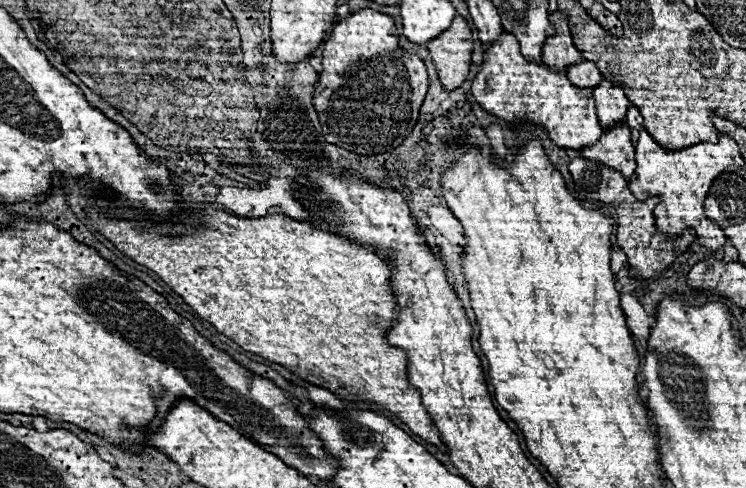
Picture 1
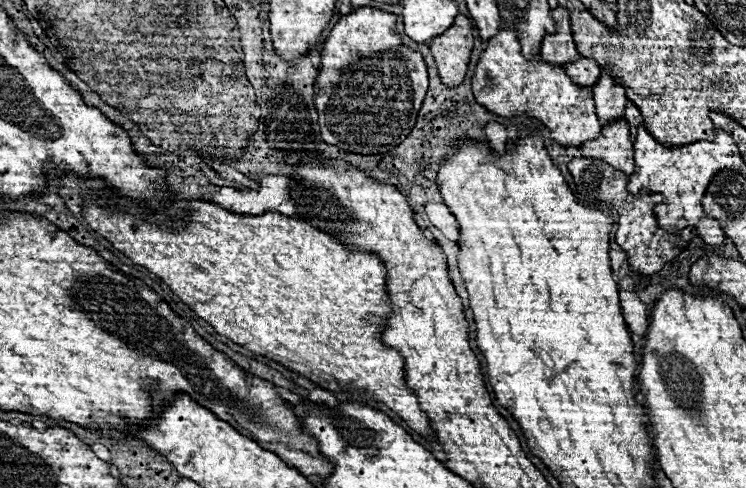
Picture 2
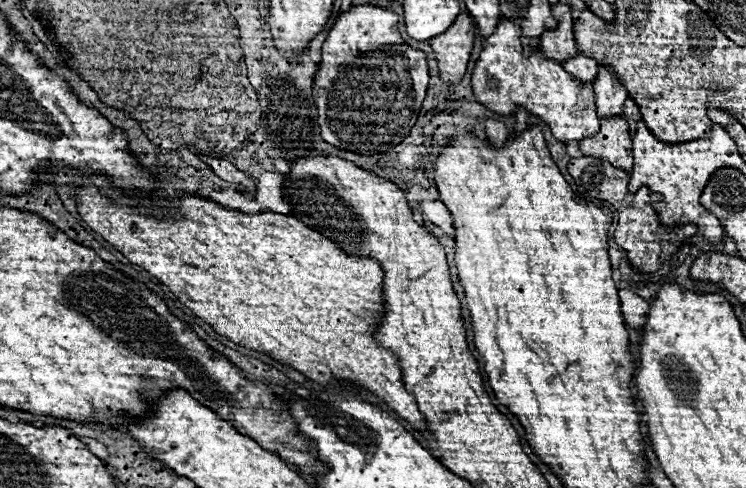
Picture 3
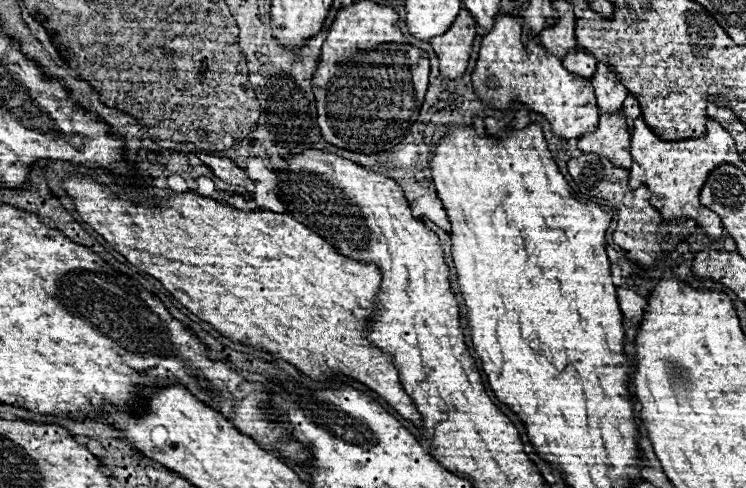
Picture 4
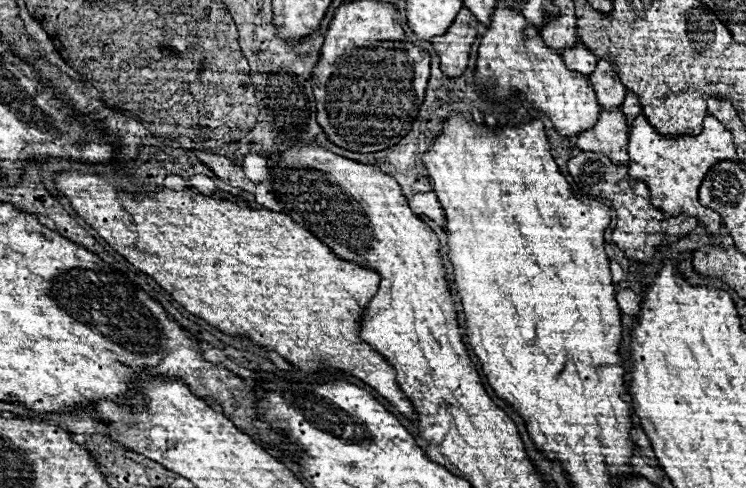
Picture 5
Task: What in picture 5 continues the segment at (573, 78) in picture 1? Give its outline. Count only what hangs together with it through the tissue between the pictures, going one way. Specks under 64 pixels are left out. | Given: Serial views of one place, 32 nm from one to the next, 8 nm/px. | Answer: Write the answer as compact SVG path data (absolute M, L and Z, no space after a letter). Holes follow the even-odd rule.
M582 42L574 44L572 48L566 48L566 50L562 52L562 58L564 58L564 62L566 62L566 66L568 66L570 70L576 70L576 72L586 74L586 76L594 72L596 62L598 62L598 58L596 58Z

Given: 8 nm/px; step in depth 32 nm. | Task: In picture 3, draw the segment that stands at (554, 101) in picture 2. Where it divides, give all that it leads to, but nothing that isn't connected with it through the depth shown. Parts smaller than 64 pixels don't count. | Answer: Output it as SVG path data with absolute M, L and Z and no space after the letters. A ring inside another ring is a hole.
M498 18L496 30L484 38L484 48L482 48L480 58L478 58L474 72L472 72L472 88L474 88L476 100L480 104L484 104L488 110L494 110L500 114L510 114L510 104L524 106L530 114L540 116L550 126L554 138L560 142L570 142L570 140L580 142L582 138L596 134L600 128L600 118L596 114L592 84L590 82L578 82L574 76L566 74L562 64L552 60L552 58L546 58L540 48L534 48L532 54L526 58L522 44L520 44L520 26L508 18Z

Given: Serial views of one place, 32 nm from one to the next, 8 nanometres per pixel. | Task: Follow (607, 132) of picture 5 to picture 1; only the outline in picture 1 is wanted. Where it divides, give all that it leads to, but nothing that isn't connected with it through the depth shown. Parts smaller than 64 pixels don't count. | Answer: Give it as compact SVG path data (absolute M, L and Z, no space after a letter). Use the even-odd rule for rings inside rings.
M622 122L616 124L600 136L600 140L594 146L586 146L580 150L584 158L598 160L618 172L622 172L626 178L634 174L636 162L634 162L634 144L630 140L630 128Z

